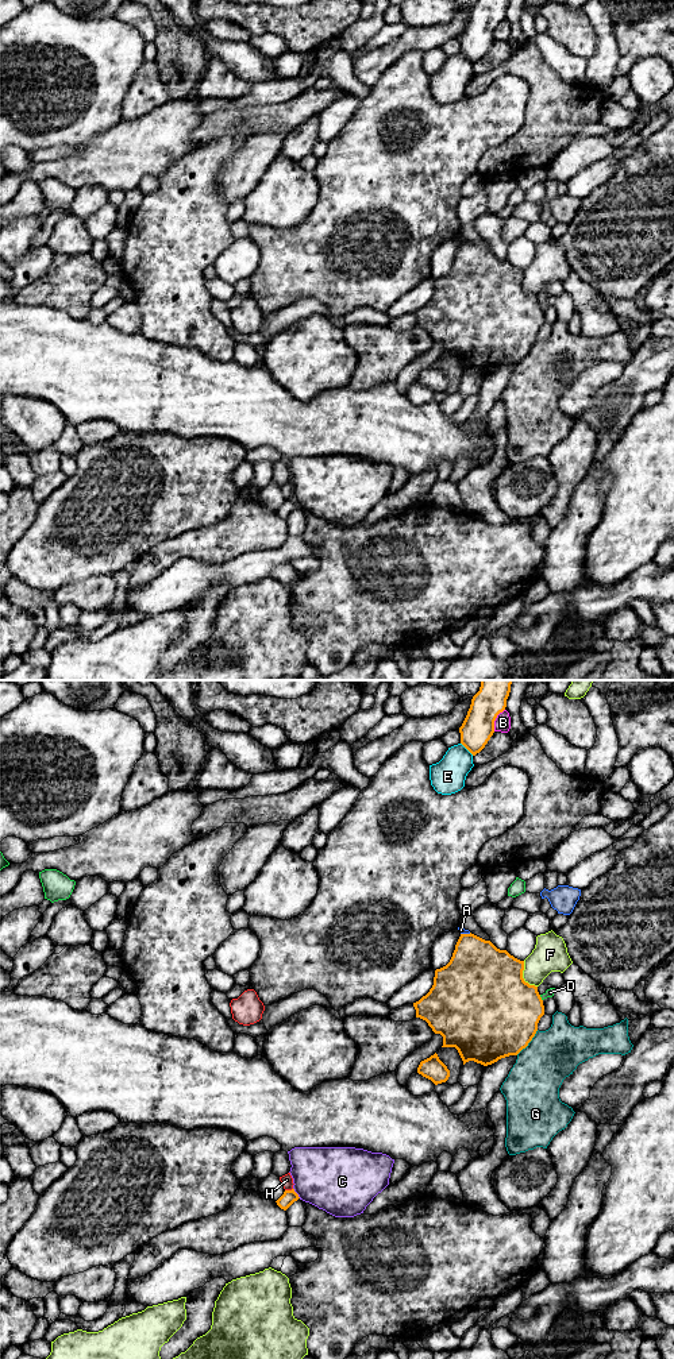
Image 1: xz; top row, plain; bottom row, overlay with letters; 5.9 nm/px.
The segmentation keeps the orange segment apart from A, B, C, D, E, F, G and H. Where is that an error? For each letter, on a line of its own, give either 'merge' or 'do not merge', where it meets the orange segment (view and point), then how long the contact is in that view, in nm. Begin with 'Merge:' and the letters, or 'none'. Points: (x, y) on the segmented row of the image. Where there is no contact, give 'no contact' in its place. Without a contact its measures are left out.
Merge: H
A: do not merge; contact xz (465, 934); length 60 nm
B: do not merge; contact xz (495, 719); length 150 nm
C: do not merge; contact xz (296, 1193); length 80 nm
D: do not merge; contact xz (540, 997); length 40 nm
E: do not merge; contact xz (468, 749); length 110 nm
F: do not merge; contact xz (522, 977); length 180 nm
G: do not merge; contact xz (528, 1042); length 200 nm
H: merge; contact xz (288, 1190); length 50 nm

